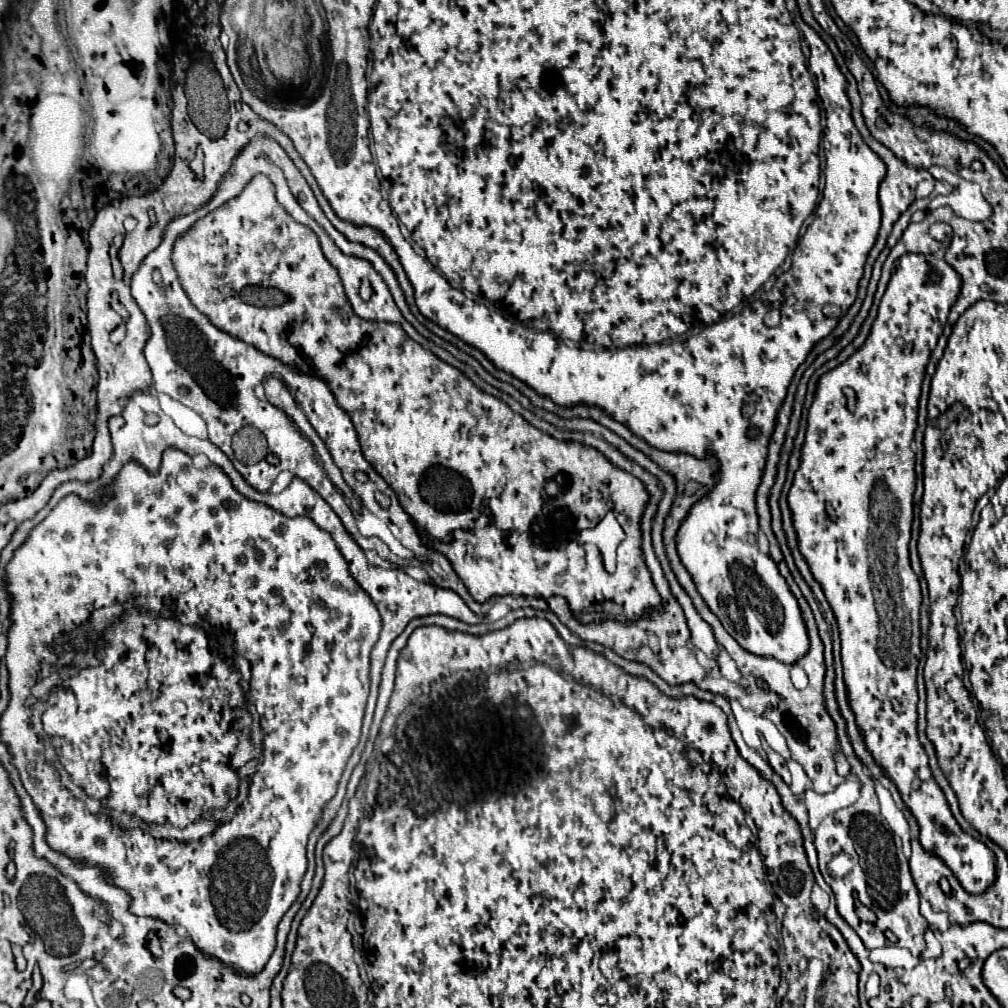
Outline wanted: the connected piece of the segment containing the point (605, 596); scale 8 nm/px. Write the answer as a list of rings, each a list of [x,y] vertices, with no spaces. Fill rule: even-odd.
[[[255,175],[237,197],[181,233],[173,245],[173,267],[191,303],[199,311],[205,311],[215,327],[237,335],[283,363],[297,365],[301,371],[313,371],[313,375],[321,375],[329,383],[339,407],[347,411],[357,429],[363,457],[395,491],[417,533],[423,535],[425,545],[433,545],[433,549],[449,559],[477,603],[485,603],[497,595],[543,599],[559,595],[565,597],[573,617],[583,625],[607,619],[629,625],[627,615],[641,617],[645,611],[663,607],[641,551],[641,517],[649,503],[645,485],[635,475],[613,467],[595,447],[559,441],[539,431],[521,415],[513,413],[507,403],[473,387],[473,381],[465,379],[459,369],[437,359],[437,355],[419,343],[413,343],[413,339],[401,331],[399,323],[375,323],[357,317],[345,297],[337,269],[321,251],[317,235],[297,223],[277,203],[273,183],[267,175]],[[555,477],[559,477],[559,483],[565,487],[561,487],[557,499],[545,503],[545,483]],[[429,505],[443,513],[469,511],[465,511],[465,515],[437,515]],[[607,511],[615,513],[627,535],[617,549],[615,573],[603,569],[597,547],[579,543],[579,531],[593,527]],[[609,603],[621,603],[621,615],[601,609],[603,605],[609,607]]]

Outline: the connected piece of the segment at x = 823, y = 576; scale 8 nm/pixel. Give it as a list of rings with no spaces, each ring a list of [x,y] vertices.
[[[907,253],[905,259],[897,261],[897,267],[891,275],[891,281],[887,285],[887,291],[881,299],[879,305],[879,317],[875,319],[873,327],[871,327],[871,335],[867,337],[867,341],[863,343],[861,349],[857,349],[845,363],[841,363],[839,367],[835,367],[833,371],[825,373],[819,379],[817,385],[817,393],[815,393],[815,401],[809,409],[809,423],[807,423],[807,433],[805,433],[805,445],[801,451],[801,465],[799,471],[795,473],[795,481],[791,485],[791,491],[787,497],[787,501],[791,501],[791,513],[793,513],[793,527],[797,531],[799,537],[799,549],[805,555],[809,569],[813,573],[813,577],[819,581],[819,585],[823,587],[823,593],[837,617],[839,623],[839,631],[841,631],[841,657],[843,657],[843,671],[845,671],[845,685],[849,691],[849,701],[851,701],[851,709],[857,715],[857,725],[861,729],[861,733],[865,735],[865,745],[869,747],[869,751],[873,751],[873,757],[877,759],[877,763],[881,763],[881,767],[885,767],[885,771],[889,771],[889,777],[893,779],[893,783],[897,783],[897,789],[901,791],[901,797],[905,799],[905,805],[913,811],[919,827],[921,827],[921,835],[919,841],[925,847],[925,851],[939,855],[949,869],[955,873],[955,877],[959,879],[959,883],[963,885],[963,889],[971,895],[981,895],[985,893],[997,877],[997,859],[995,853],[983,845],[981,841],[973,839],[971,835],[967,835],[959,823],[955,821],[949,803],[943,795],[943,791],[937,787],[929,765],[927,765],[927,755],[917,739],[917,685],[915,685],[915,675],[917,675],[917,665],[919,665],[919,658],[921,657],[920,648],[920,608],[921,608],[921,588],[917,575],[915,575],[911,565],[909,565],[909,539],[911,539],[911,521],[913,521],[913,491],[915,491],[915,453],[909,449],[909,443],[913,439],[913,431],[917,427],[917,405],[919,405],[919,393],[921,393],[921,381],[925,375],[925,365],[929,361],[931,351],[937,345],[939,335],[943,333],[943,325],[947,323],[947,315],[951,305],[957,301],[959,291],[961,291],[961,277],[959,273],[943,259],[937,259],[935,255],[913,255]]]

